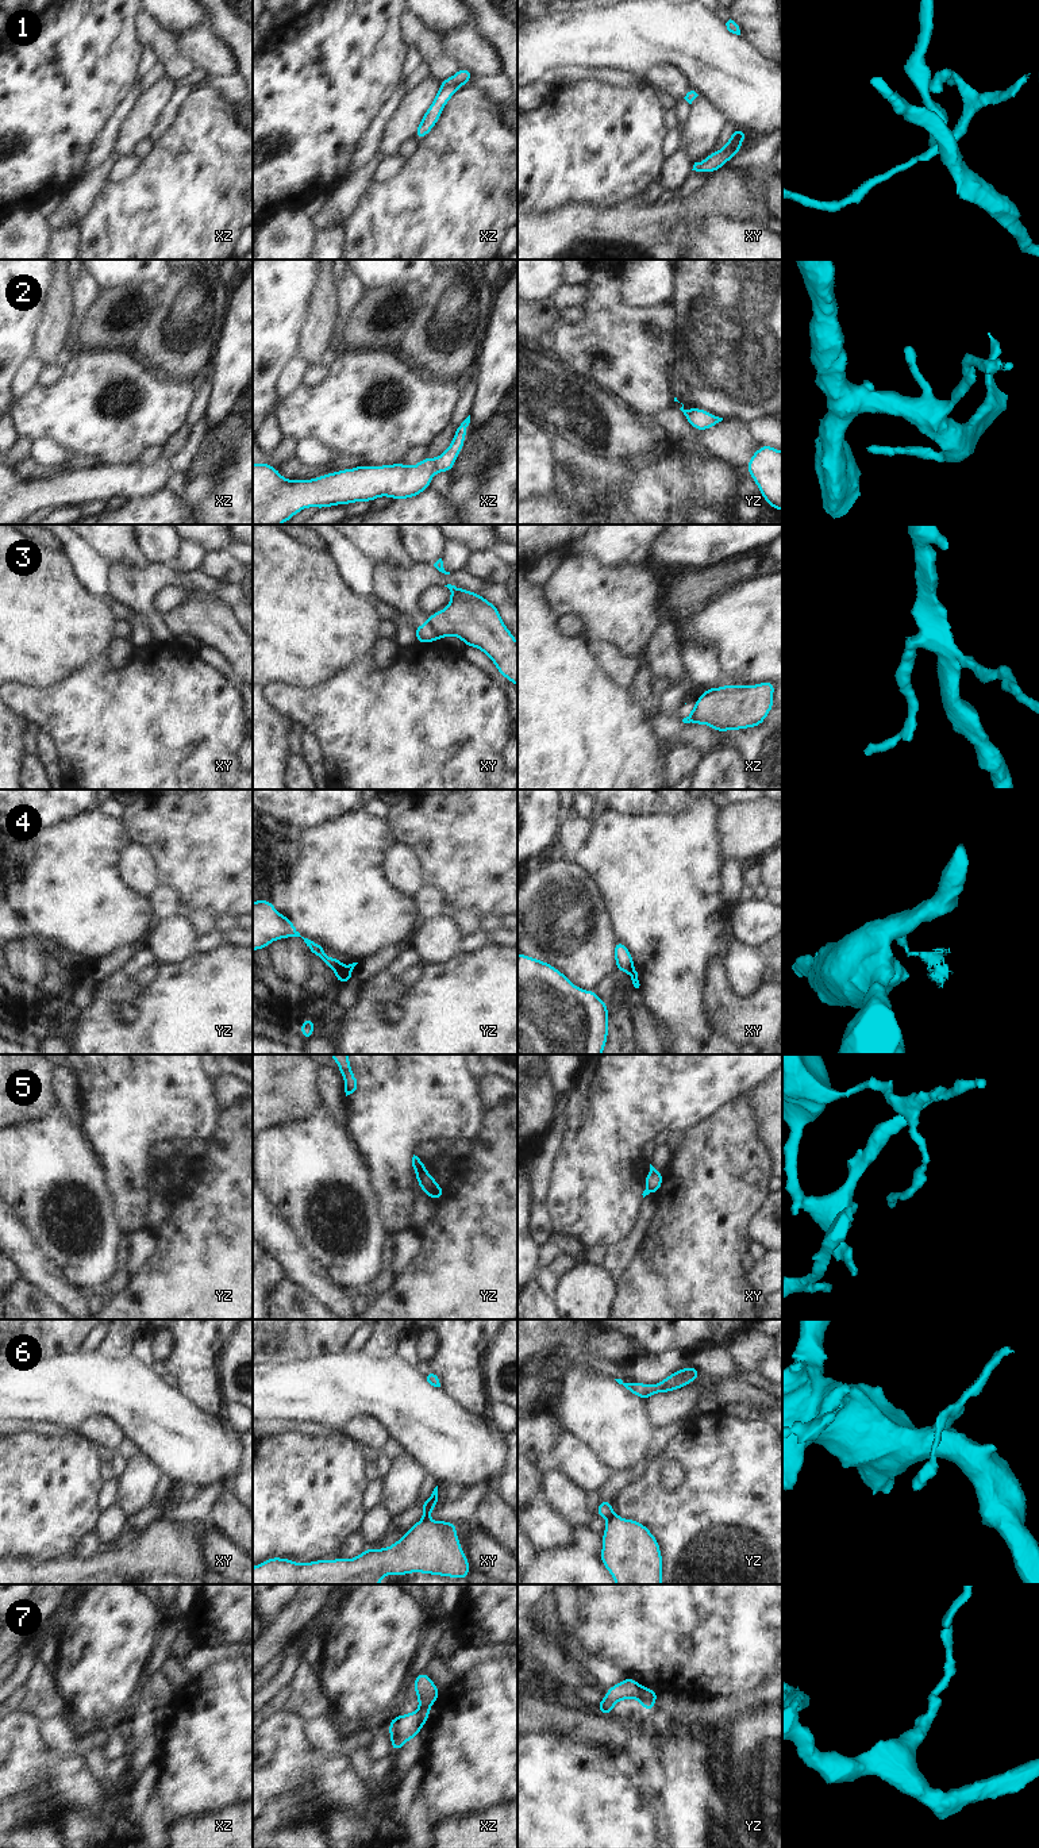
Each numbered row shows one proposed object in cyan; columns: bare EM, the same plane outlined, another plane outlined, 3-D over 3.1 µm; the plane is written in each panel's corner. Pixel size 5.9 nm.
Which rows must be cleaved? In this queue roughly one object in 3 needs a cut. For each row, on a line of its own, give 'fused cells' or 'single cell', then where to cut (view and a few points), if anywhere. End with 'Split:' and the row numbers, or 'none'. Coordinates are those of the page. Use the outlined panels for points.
1: single cell; no cut
2: single cell; no cut
3: fused cells; cut in xy along (427, 619), (439, 637)
4: fused cells; cut in xy along (632, 964), (628, 974)
5: fused cells; cut in yz along (438, 1186), (426, 1191)
6: fused cells; cut in yz along (614, 1513), (608, 1520)
7: fused cells; cut in yz along (646, 1687), (637, 1698)
Split: 3, 4, 5, 6, 7

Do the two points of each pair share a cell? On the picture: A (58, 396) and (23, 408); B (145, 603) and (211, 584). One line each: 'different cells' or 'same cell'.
A: same cell
B: same cell

